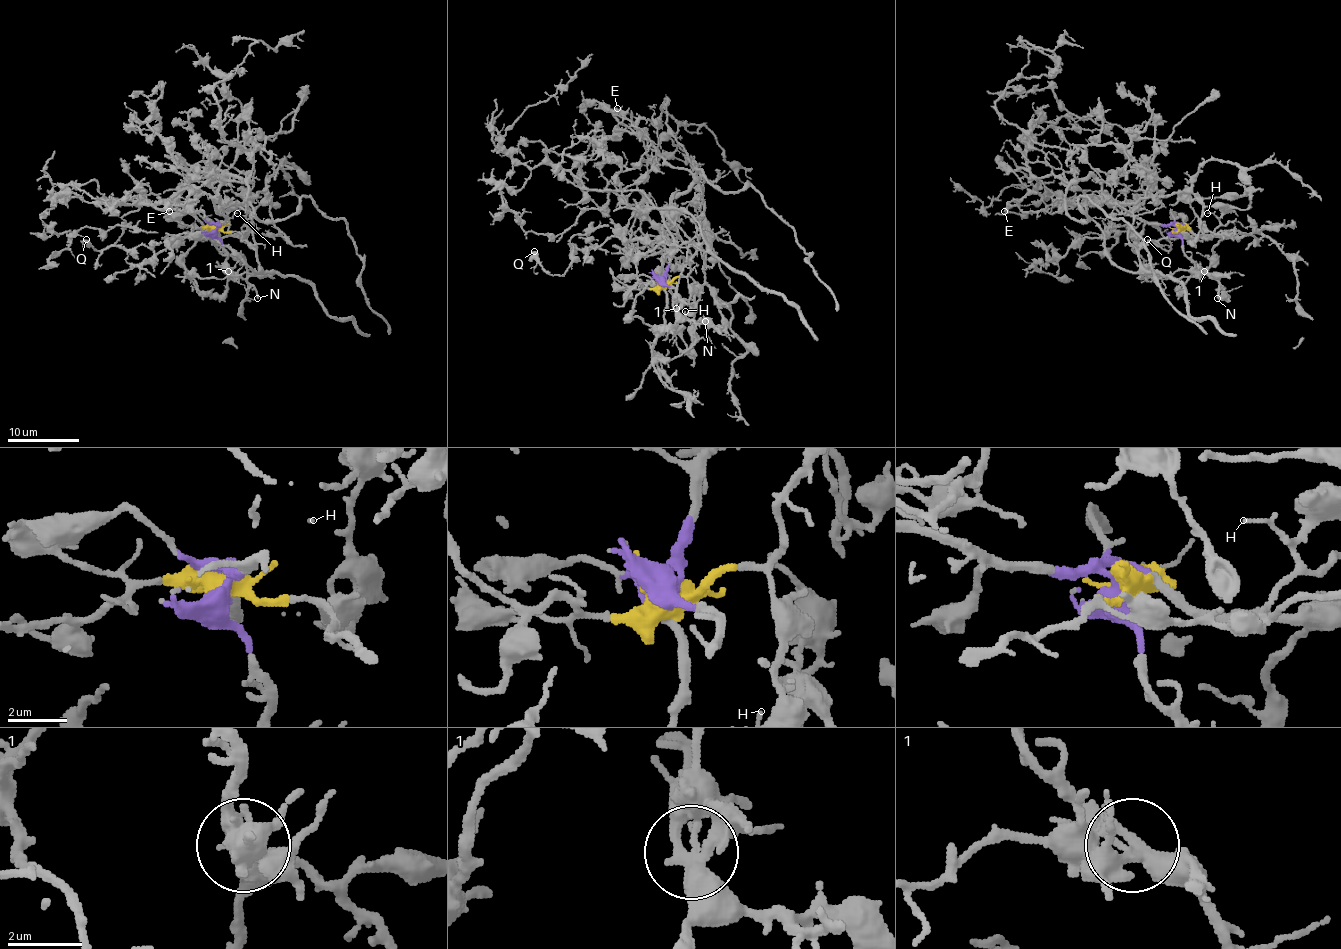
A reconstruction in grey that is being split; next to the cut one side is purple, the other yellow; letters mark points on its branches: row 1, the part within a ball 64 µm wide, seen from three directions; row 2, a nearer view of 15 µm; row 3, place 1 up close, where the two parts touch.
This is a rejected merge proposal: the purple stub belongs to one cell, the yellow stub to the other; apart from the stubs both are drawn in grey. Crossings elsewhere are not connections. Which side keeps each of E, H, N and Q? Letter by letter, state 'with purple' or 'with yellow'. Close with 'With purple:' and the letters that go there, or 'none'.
E: with yellow
H: with yellow
N: with purple
Q: with purple
With purple: N, Q

